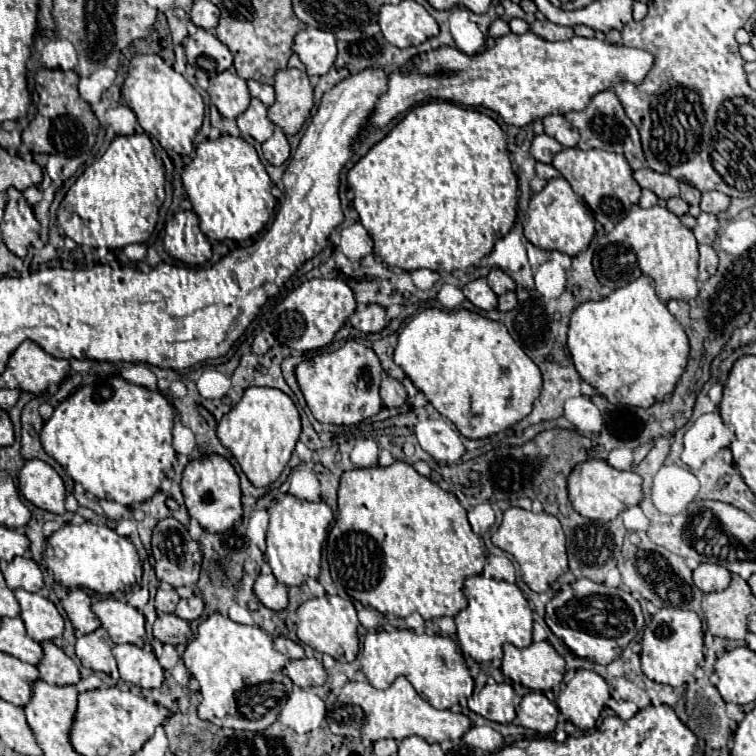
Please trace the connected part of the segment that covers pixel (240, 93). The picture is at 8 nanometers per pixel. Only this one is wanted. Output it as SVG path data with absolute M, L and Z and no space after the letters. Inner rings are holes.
M233 68L211 78L207 92L211 96L211 102L221 112L221 116L225 116L229 120L243 114L249 106L249 100L251 100L249 90L247 90L247 82L241 80Z

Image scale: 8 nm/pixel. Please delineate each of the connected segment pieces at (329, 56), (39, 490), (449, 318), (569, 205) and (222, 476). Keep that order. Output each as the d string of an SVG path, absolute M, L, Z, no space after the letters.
M305 28L295 36L293 52L305 64L305 72L309 76L323 76L335 62L337 42L331 32Z
M25 462L19 472L19 490L37 508L43 508L53 514L65 514L63 480L47 462Z
M425 308L399 332L395 362L435 410L471 440L503 432L523 420L541 392L537 364L509 338L505 324L471 310Z
M553 178L547 186L531 196L525 224L525 238L545 250L559 250L567 256L577 256L587 250L595 234L595 218L589 212L587 204L573 192L565 178Z
M211 454L191 460L185 466L181 490L185 496L185 506L191 518L195 518L207 532L225 532L243 516L241 508L241 488L239 476L227 458Z

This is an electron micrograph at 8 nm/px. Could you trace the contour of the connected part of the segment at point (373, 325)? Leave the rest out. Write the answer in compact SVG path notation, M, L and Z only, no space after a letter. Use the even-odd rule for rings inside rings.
M369 304L365 308L359 308L351 318L349 322L353 324L353 328L365 332L365 334L375 334L375 332L381 332L387 324L389 324L389 318L385 314L385 308L383 306L377 306L377 304Z

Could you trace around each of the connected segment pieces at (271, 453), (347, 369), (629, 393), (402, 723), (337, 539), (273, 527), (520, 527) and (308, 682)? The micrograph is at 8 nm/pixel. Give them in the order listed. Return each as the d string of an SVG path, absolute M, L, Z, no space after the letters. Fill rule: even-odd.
M249 388L235 408L231 408L217 424L221 444L233 454L243 474L253 486L269 486L287 466L295 442L301 434L301 418L293 400L275 388Z
M349 340L335 352L323 352L313 358L305 358L301 364L297 364L295 378L309 410L321 424L357 424L375 416L383 408L379 396L379 384L383 380L381 360L371 348L355 340Z
M647 276L611 292L597 302L581 304L569 324L567 348L577 372L611 404L649 408L675 390L687 366L689 340L683 326L669 314Z
M399 676L387 690L377 690L369 682L347 682L343 688L329 690L325 702L329 710L327 718L331 732L347 738L355 738L357 730L371 742L377 742L381 738L393 738L401 742L407 736L421 736L433 744L463 738L463 734L471 728L471 718L467 718L465 714L455 714L451 710L433 708L403 676Z
M397 460L389 468L373 466L345 472L337 495L338 516L327 538L327 560L337 588L343 588L363 606L401 618L419 612L423 620L435 620L455 616L467 606L463 582L483 572L487 554L483 540L467 522L465 508L453 494L439 488L429 478L423 478L411 464Z
M285 494L279 502L269 508L271 524L267 534L267 550L264 552L265 561L273 570L273 574L285 586L301 586L307 578L319 576L321 562L321 546L327 538L329 524L333 520L333 512L325 502L307 502L297 500L291 494Z
M509 508L503 514L499 530L491 536L493 544L511 554L519 566L523 582L533 592L545 592L565 570L567 570L567 552L565 552L565 534L561 524L551 514L533 514L523 508Z
M301 658L301 660L291 660L285 668L287 676L293 680L295 686L299 688L311 688L311 686L323 686L327 680L325 668L319 660L315 658Z

